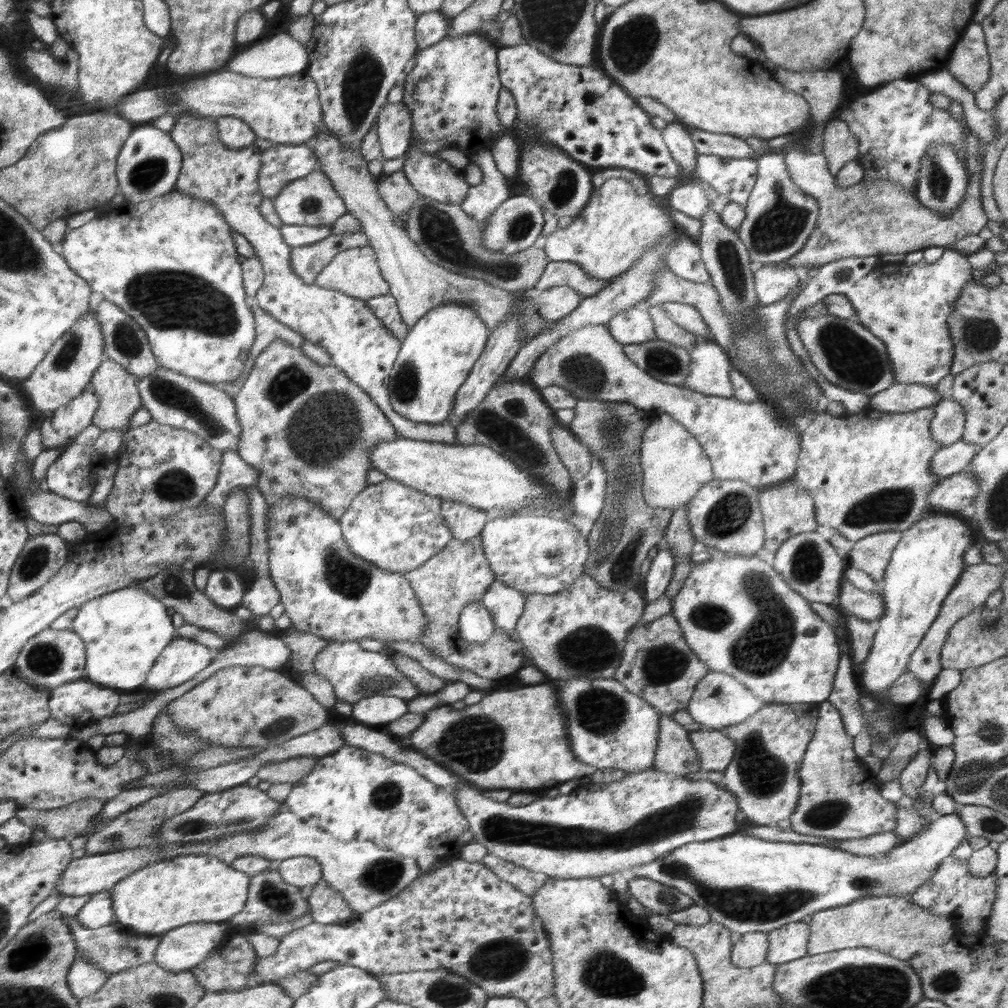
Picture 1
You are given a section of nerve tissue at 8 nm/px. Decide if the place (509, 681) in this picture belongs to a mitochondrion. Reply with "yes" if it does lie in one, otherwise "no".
no

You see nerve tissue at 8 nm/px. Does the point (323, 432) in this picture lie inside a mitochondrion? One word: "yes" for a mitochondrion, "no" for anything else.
yes

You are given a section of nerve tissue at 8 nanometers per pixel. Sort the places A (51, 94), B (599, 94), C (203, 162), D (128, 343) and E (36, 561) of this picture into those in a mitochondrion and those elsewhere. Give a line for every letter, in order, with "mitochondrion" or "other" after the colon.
A: other
B: other
C: other
D: mitochondrion
E: mitochondrion

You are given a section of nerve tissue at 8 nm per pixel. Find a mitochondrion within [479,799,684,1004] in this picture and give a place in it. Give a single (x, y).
(605, 972)

